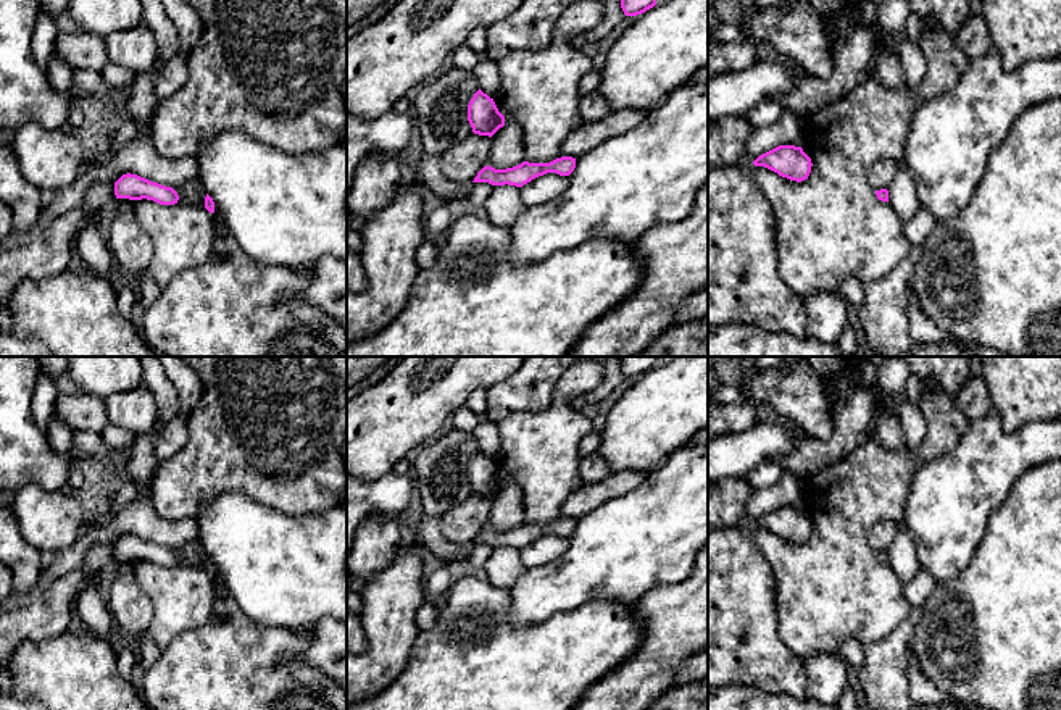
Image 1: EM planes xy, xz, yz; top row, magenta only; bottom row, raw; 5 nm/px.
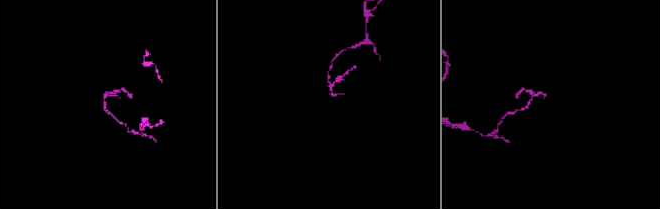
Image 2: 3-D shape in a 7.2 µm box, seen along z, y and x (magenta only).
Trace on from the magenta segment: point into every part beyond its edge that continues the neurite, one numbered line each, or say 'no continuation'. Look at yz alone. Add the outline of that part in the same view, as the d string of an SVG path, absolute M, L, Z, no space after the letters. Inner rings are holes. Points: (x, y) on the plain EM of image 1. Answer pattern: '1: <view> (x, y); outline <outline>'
no continuation

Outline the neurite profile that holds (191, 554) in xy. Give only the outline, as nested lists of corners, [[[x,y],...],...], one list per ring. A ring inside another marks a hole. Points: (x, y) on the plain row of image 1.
[[[192,541],[181,547],[176,547],[174,552],[179,557],[177,565],[205,568],[206,553],[198,541]]]

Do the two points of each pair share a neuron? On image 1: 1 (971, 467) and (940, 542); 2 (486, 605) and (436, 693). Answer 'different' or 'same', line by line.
1: same
2: same

